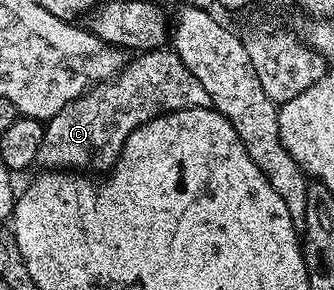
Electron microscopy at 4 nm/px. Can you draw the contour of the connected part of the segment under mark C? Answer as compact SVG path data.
M142 51L130 58L114 79L84 91L45 123L45 144L39 149L37 163L45 169L84 169L89 173L105 173L117 164L121 146L131 132L139 129L139 125L168 111L212 105L207 89L203 89L199 77L187 69L176 51Z

